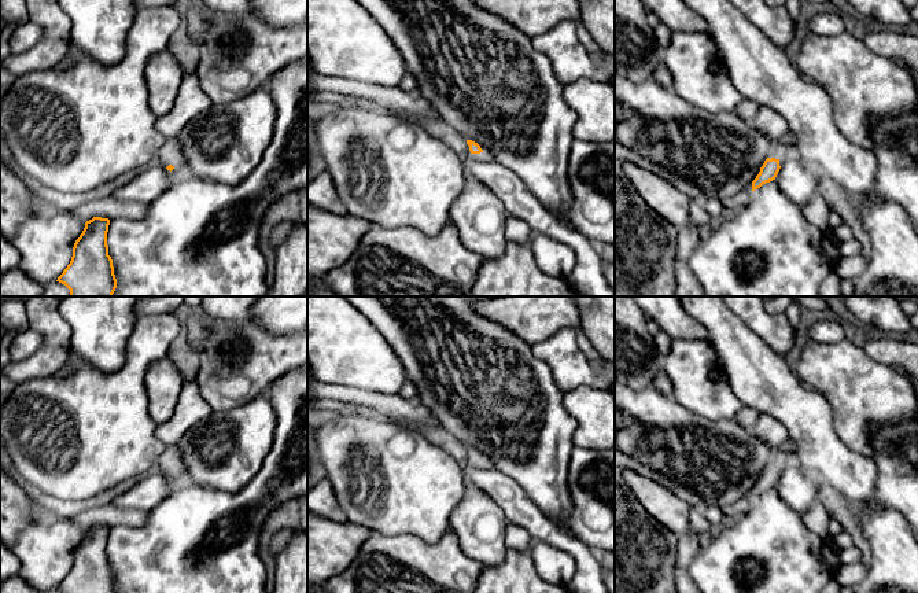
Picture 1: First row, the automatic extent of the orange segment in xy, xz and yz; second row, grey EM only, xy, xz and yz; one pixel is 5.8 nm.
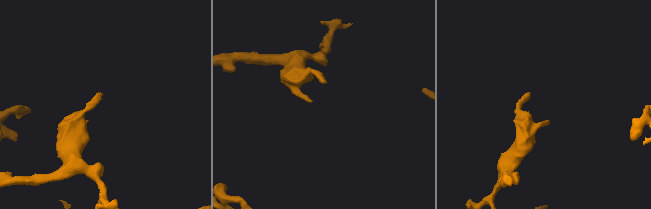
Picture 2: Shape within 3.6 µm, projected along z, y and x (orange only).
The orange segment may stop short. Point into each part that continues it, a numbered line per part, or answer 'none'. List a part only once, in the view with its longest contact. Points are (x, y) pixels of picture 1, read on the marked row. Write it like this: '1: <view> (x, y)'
1: xz (486, 155)

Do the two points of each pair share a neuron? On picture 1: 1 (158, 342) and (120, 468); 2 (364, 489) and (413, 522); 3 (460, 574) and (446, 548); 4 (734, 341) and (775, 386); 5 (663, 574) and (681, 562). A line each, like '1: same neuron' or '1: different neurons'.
1: same neuron
2: same neuron
3: same neuron
4: same neuron
5: different neurons

